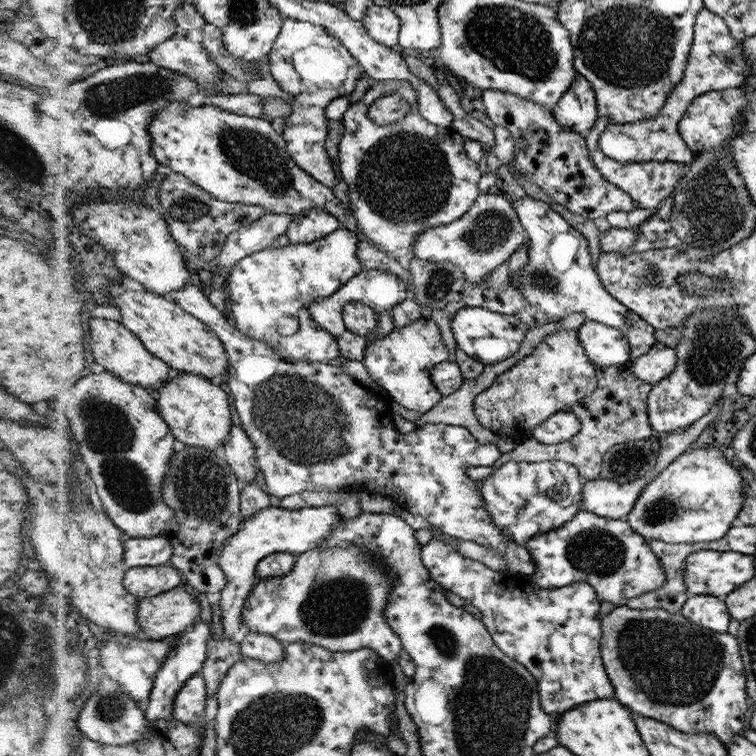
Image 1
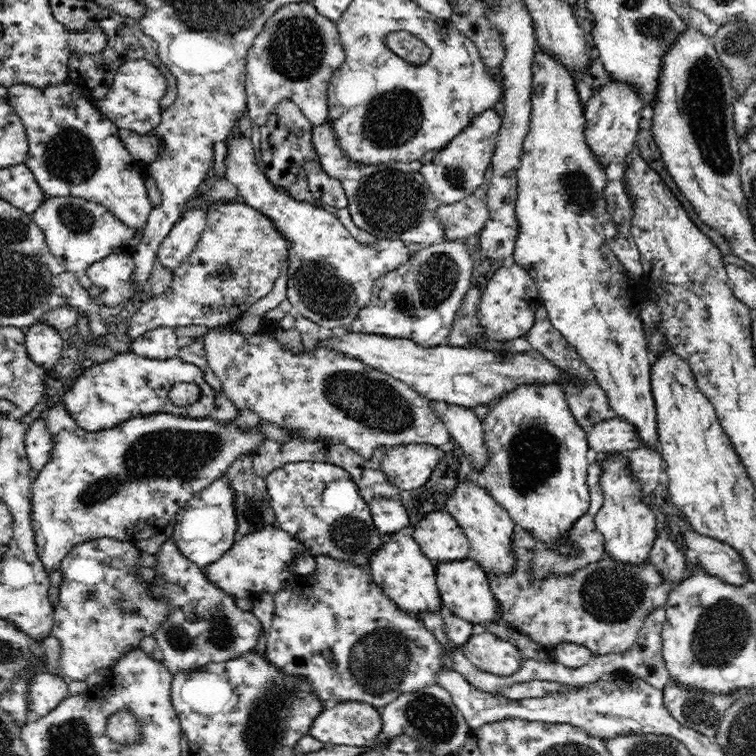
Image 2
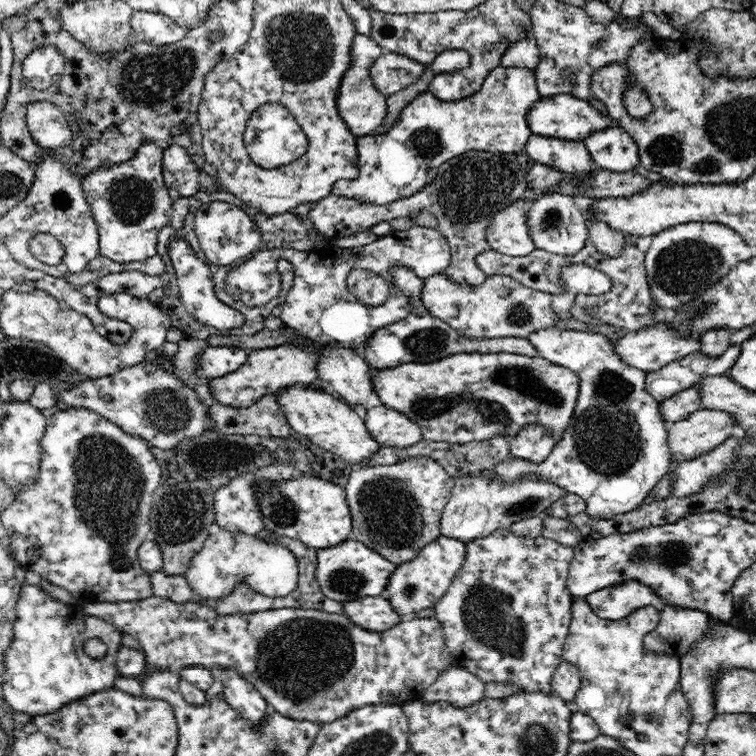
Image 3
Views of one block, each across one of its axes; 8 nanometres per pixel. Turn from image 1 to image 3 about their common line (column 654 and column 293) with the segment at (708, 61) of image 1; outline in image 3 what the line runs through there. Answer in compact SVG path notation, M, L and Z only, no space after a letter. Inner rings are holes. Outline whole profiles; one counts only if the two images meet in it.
M266 104L253 112L244 134L244 144L250 158L262 169L279 169L298 160L308 148L308 139L298 121L282 104Z

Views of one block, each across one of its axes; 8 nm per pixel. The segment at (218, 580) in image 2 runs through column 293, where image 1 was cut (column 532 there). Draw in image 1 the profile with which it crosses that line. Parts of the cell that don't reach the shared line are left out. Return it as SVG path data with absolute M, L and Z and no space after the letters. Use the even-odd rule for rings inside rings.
M580 510L562 527L532 536L525 547L536 564L531 576L538 588L554 590L574 583L588 583L595 588L600 602L620 607L630 598L648 594L666 584L666 571L658 555L649 541L625 519L614 520Z

